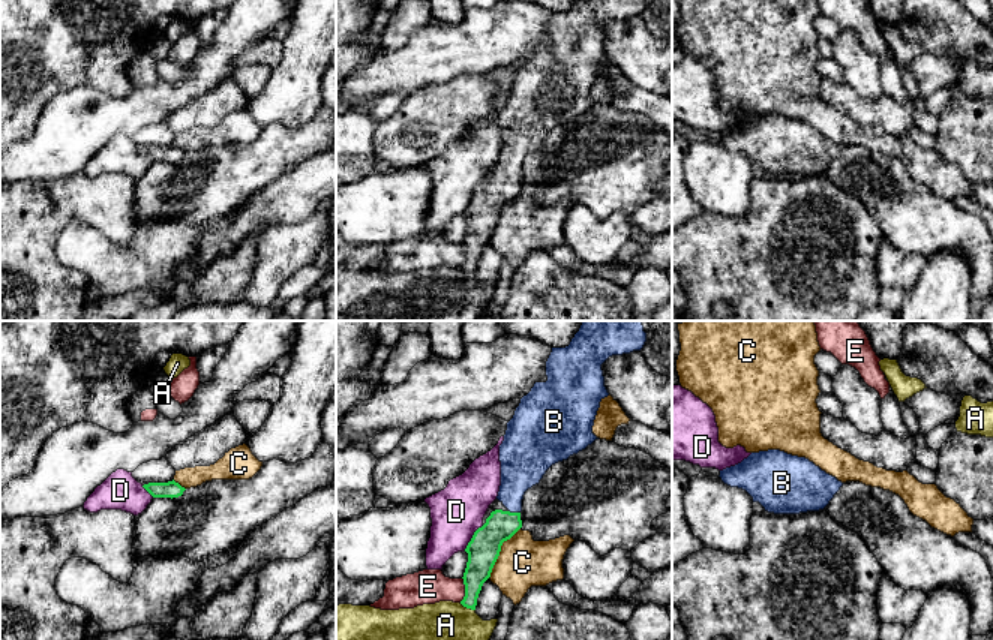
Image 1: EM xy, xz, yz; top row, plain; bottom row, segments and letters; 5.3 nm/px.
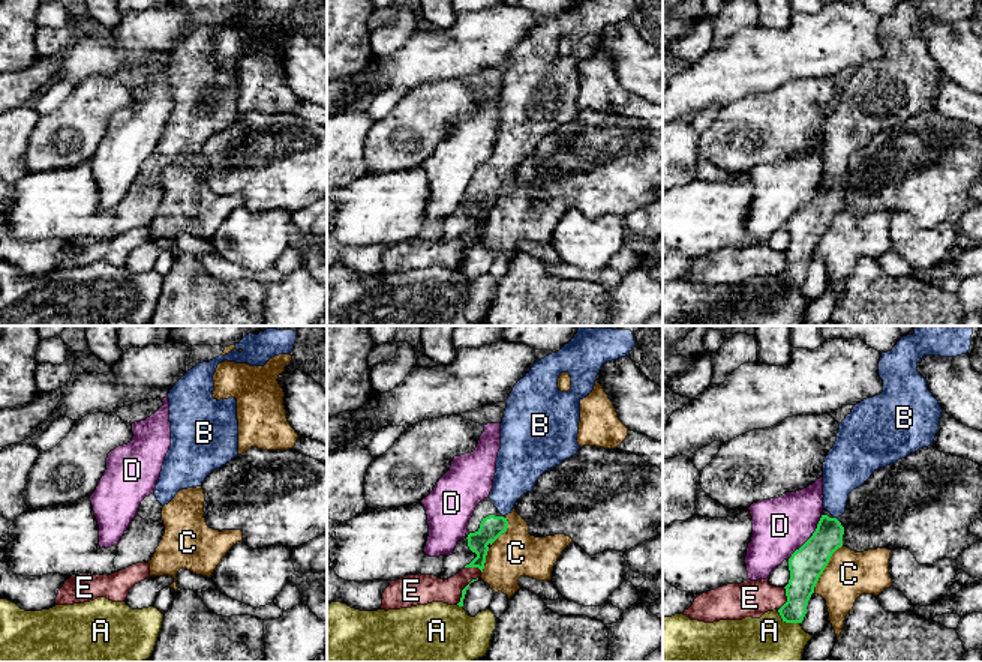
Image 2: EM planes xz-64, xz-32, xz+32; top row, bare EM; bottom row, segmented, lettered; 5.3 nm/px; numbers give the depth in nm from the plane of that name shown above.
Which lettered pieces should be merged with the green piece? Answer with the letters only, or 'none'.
B

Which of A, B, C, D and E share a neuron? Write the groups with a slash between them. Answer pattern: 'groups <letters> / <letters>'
groups A / B / C / D / E

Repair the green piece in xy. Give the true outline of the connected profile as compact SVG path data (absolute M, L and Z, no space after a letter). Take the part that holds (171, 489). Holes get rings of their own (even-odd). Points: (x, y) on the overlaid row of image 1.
M168 481L168 483L148 483L142 486L153 498L178 498L186 490L178 483Z

